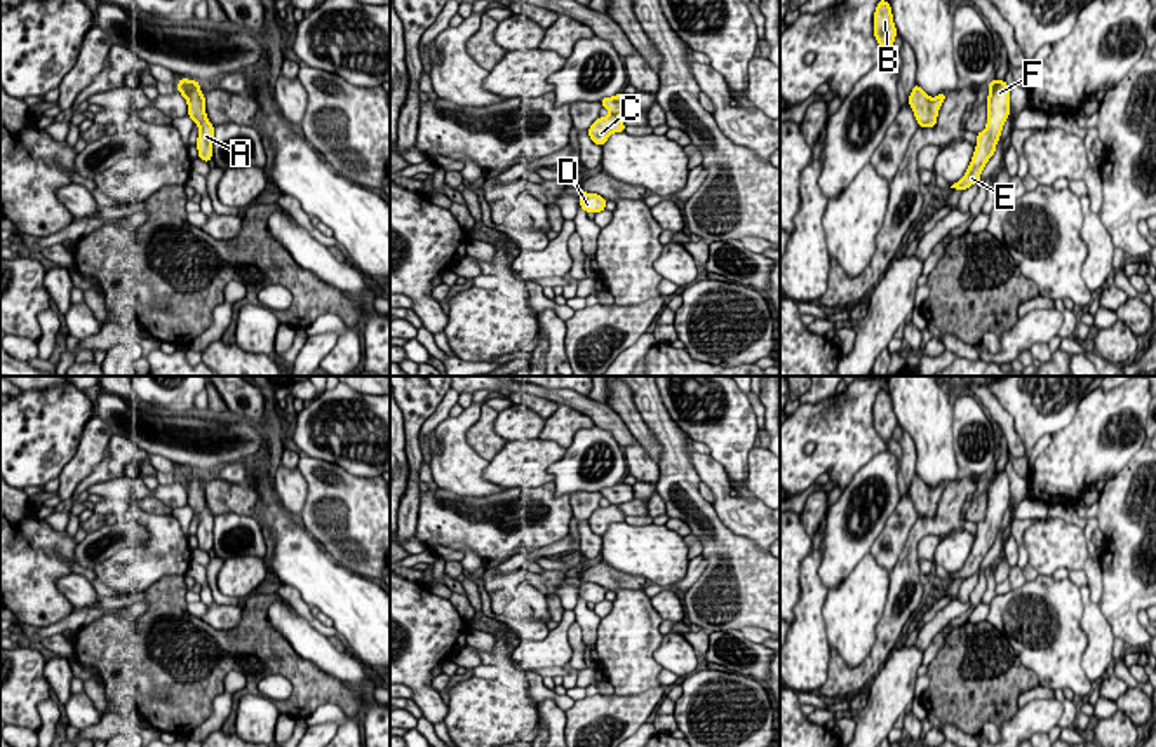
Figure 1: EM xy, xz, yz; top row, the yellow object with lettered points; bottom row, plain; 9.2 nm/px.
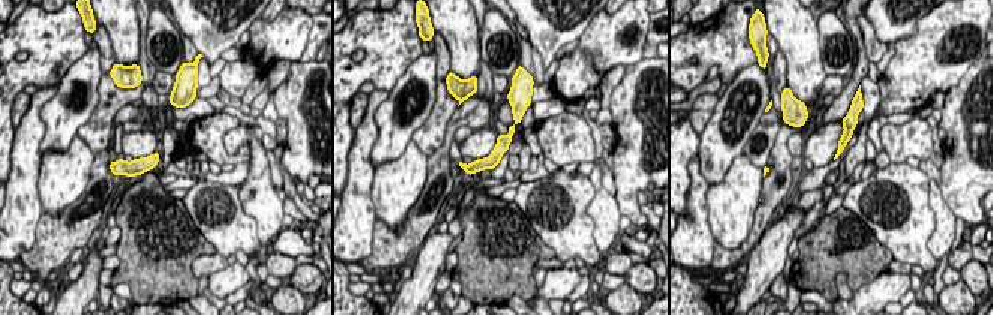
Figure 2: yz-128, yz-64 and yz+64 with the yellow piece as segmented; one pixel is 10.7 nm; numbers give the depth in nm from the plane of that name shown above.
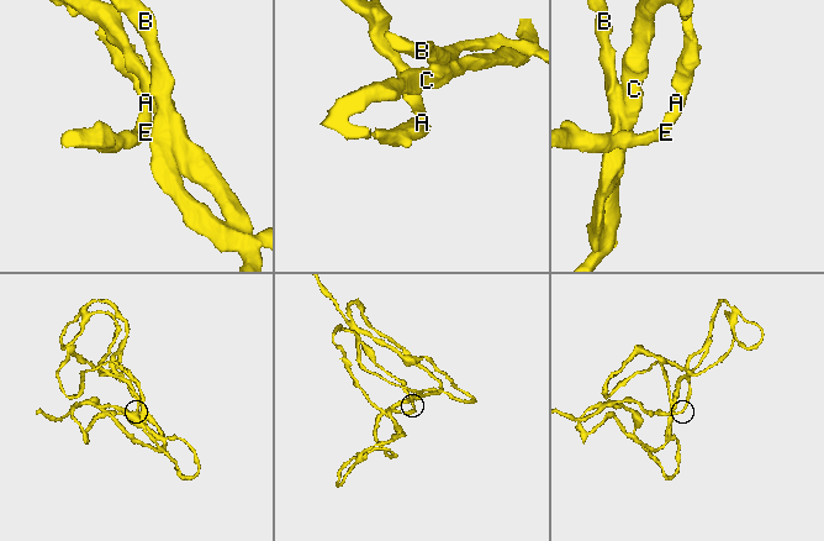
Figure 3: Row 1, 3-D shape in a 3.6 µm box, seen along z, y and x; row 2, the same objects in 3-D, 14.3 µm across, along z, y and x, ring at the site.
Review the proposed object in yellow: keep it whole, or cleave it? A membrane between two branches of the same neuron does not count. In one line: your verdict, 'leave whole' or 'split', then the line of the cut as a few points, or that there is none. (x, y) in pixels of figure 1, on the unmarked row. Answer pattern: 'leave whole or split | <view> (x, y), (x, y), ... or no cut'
leave whole | no cut

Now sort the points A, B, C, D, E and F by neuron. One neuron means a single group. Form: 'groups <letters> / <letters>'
groups A B C D E F

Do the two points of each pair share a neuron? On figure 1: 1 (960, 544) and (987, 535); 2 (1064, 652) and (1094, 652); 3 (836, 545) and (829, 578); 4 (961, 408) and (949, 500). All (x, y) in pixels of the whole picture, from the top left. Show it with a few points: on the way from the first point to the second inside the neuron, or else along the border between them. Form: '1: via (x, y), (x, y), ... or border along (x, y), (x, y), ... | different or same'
1: border along (975, 537), (965, 565), (951, 575) | different
2: border along (1083, 610), (1082, 669), (1094, 685) | different
3: via (836, 554), (833, 570) | same
4: border along (961, 472), (979, 476) | different

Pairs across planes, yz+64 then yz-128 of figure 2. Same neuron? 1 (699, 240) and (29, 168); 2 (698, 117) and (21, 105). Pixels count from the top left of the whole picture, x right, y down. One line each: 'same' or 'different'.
1: same
2: same

